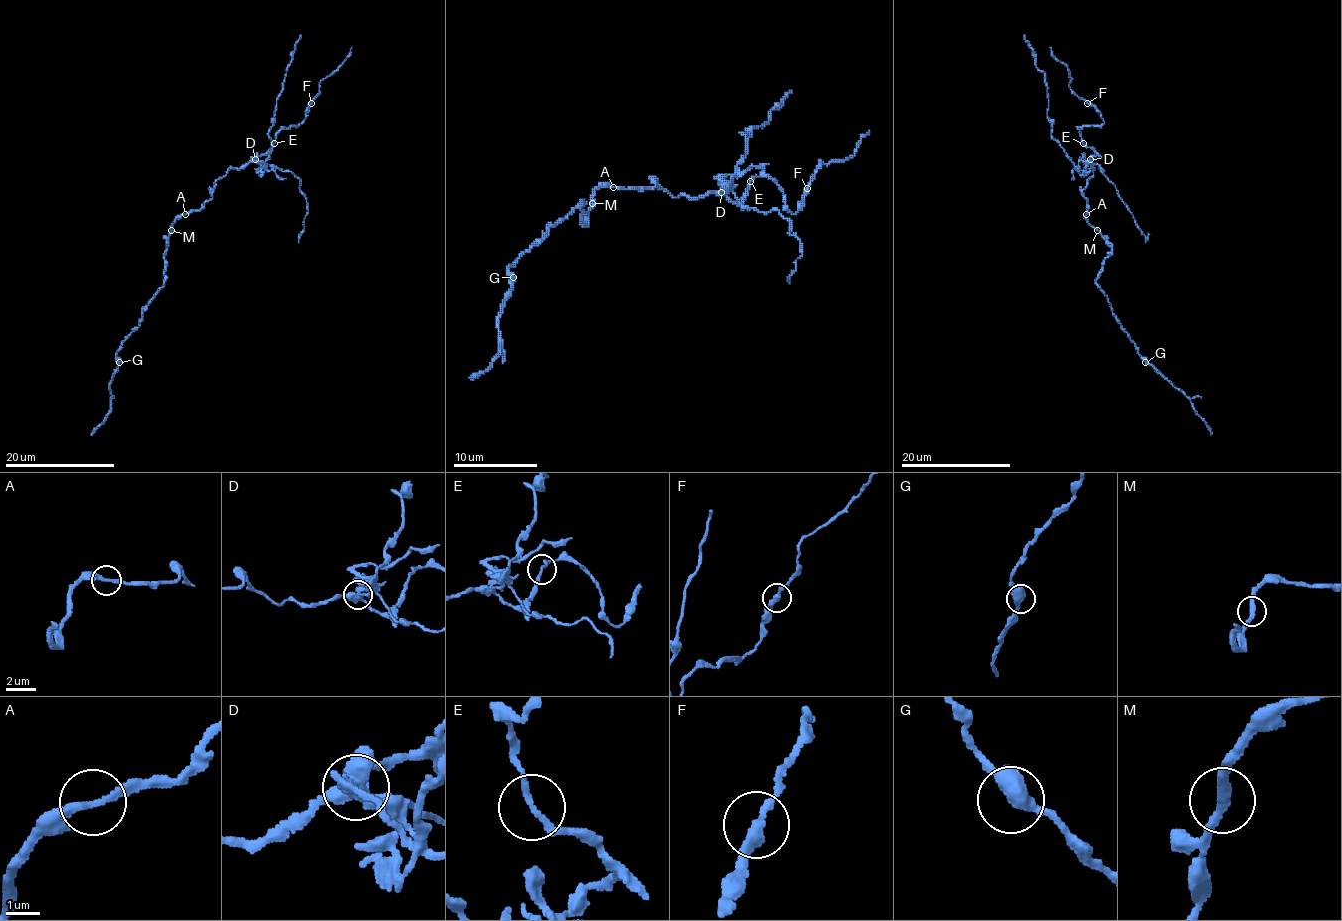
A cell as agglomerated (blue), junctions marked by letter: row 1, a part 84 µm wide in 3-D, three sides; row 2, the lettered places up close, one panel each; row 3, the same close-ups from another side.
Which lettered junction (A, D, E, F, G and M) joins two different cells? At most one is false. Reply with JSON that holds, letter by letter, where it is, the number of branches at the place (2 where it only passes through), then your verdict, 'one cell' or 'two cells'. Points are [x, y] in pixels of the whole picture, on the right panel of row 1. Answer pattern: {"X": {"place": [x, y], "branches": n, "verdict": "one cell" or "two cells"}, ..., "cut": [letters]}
{"A": {"place": [1086, 214], "branches": 2, "verdict": "one cell"}, "D": {"place": [1090, 159], "branches": 4, "verdict": "two cells"}, "E": {"place": [1083, 143], "branches": 2, "verdict": "one cell"}, "F": {"place": [1087, 103], "branches": 2, "verdict": "one cell"}, "G": {"place": [1145, 362], "branches": 2, "verdict": "one cell"}, "M": {"place": [1097, 230], "branches": 2, "verdict": "one cell"}, "cut": ["D"]}

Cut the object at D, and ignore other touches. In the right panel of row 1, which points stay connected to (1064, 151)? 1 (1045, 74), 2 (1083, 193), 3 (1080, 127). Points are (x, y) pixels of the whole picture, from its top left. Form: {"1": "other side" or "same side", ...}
{"1": "same side", "2": "other side", "3": "other side"}

